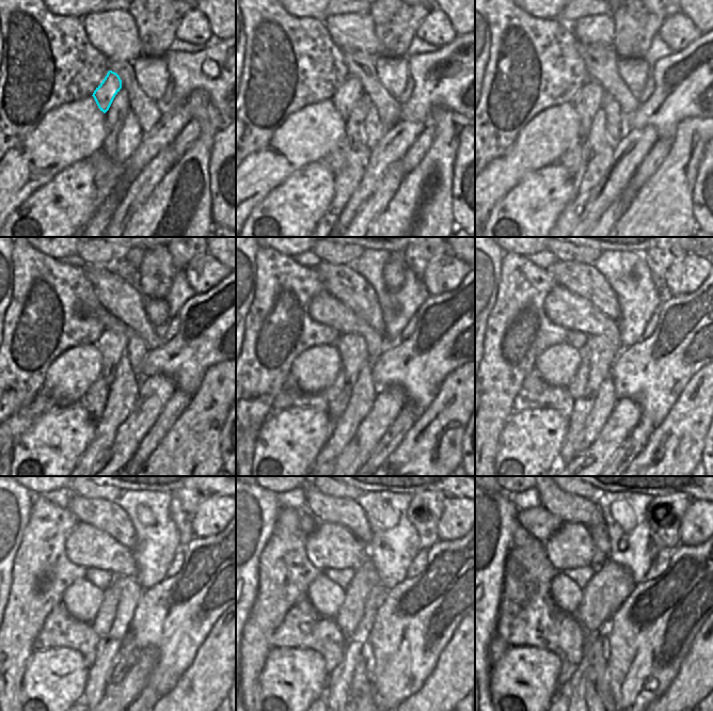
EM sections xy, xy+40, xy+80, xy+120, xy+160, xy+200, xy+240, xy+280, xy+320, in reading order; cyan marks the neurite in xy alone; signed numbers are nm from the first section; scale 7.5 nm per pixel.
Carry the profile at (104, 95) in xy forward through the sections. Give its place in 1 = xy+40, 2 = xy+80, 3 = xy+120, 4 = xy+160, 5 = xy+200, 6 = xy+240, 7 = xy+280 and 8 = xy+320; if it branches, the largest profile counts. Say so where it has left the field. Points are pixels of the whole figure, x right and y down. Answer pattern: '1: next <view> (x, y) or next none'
1: next xy+40 (351, 91)
2: next xy+80 (588, 100)
3: next xy+120 (111, 345)
4: next xy+160 (352, 349)
5: next xy+200 (600, 353)
6: next xy+240 (130, 591)
7: next xy+280 (337, 693)
8: next xy+320 (574, 689)

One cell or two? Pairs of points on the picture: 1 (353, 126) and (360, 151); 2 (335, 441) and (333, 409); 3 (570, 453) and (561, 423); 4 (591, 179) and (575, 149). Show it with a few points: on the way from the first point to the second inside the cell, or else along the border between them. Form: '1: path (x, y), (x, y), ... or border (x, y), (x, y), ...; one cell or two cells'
1: path (354, 132), (354, 144); one cell
2: border (348, 401), (331, 431); two cells
3: border (570, 419), (568, 433), (559, 453); two cells
4: border (582, 144), (582, 155), (579, 160); two cells

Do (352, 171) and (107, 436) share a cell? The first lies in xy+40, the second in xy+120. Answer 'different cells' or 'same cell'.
same cell

